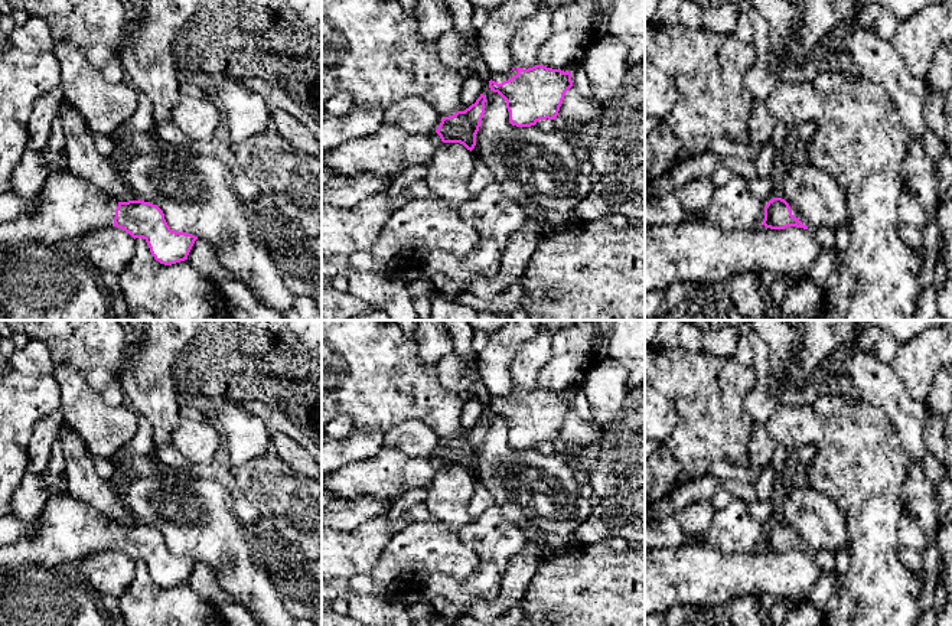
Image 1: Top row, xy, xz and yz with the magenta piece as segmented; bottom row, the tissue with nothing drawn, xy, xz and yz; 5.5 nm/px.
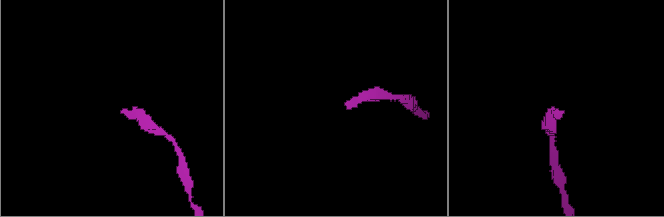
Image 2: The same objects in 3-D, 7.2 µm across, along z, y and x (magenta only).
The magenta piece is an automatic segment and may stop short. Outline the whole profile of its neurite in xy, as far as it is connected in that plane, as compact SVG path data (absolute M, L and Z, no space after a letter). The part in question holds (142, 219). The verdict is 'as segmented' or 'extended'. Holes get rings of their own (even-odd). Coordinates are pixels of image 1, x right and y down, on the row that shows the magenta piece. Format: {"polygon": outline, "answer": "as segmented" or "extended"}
{"polygon": "M71 172L52 173L30 205L30 211L0 222L0 247L29 241L74 244L89 231L117 226L134 239L143 238L156 261L172 265L188 260L198 239L172 231L157 205L140 199L118 202Z", "answer": "extended"}

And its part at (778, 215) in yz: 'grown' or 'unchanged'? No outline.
grown

